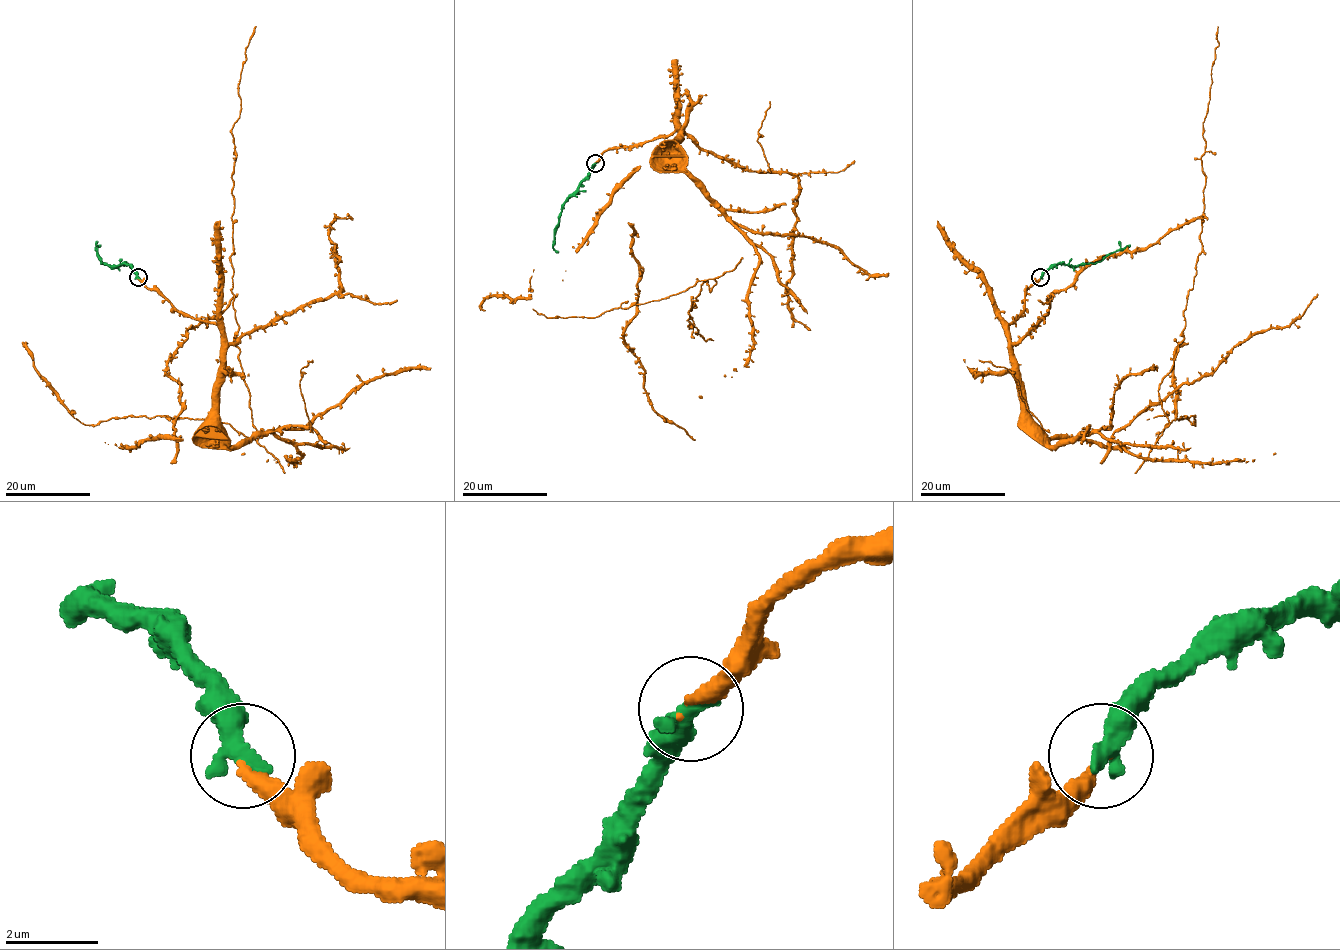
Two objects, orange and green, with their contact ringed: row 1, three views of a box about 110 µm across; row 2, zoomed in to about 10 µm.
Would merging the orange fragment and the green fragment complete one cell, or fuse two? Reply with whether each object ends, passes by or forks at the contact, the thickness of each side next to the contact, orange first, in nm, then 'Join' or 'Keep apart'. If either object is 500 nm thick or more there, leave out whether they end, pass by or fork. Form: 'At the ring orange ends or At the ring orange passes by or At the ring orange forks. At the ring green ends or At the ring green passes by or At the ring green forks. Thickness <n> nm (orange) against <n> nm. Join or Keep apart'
Thickness 320 nm (orange) against 550 nm. Join

